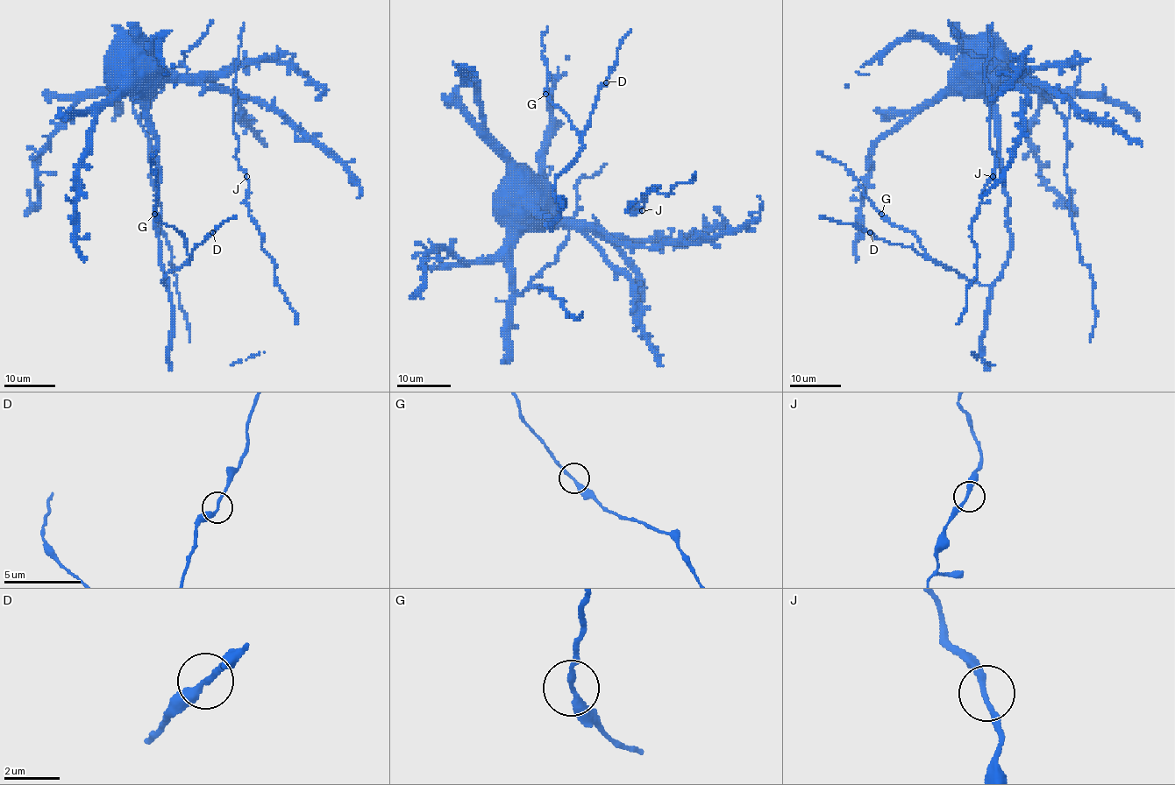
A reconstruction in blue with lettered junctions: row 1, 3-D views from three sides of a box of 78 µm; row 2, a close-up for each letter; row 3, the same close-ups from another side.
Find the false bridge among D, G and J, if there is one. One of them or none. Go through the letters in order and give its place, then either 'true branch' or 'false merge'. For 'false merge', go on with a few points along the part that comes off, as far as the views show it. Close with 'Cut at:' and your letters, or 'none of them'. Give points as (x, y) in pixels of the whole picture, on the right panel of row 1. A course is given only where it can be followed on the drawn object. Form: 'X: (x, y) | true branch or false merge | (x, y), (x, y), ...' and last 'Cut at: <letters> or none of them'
D: (870, 232) | true branch
G: (881, 214) | true branch
J: (993, 176) | true branch
Cut at: none of them

